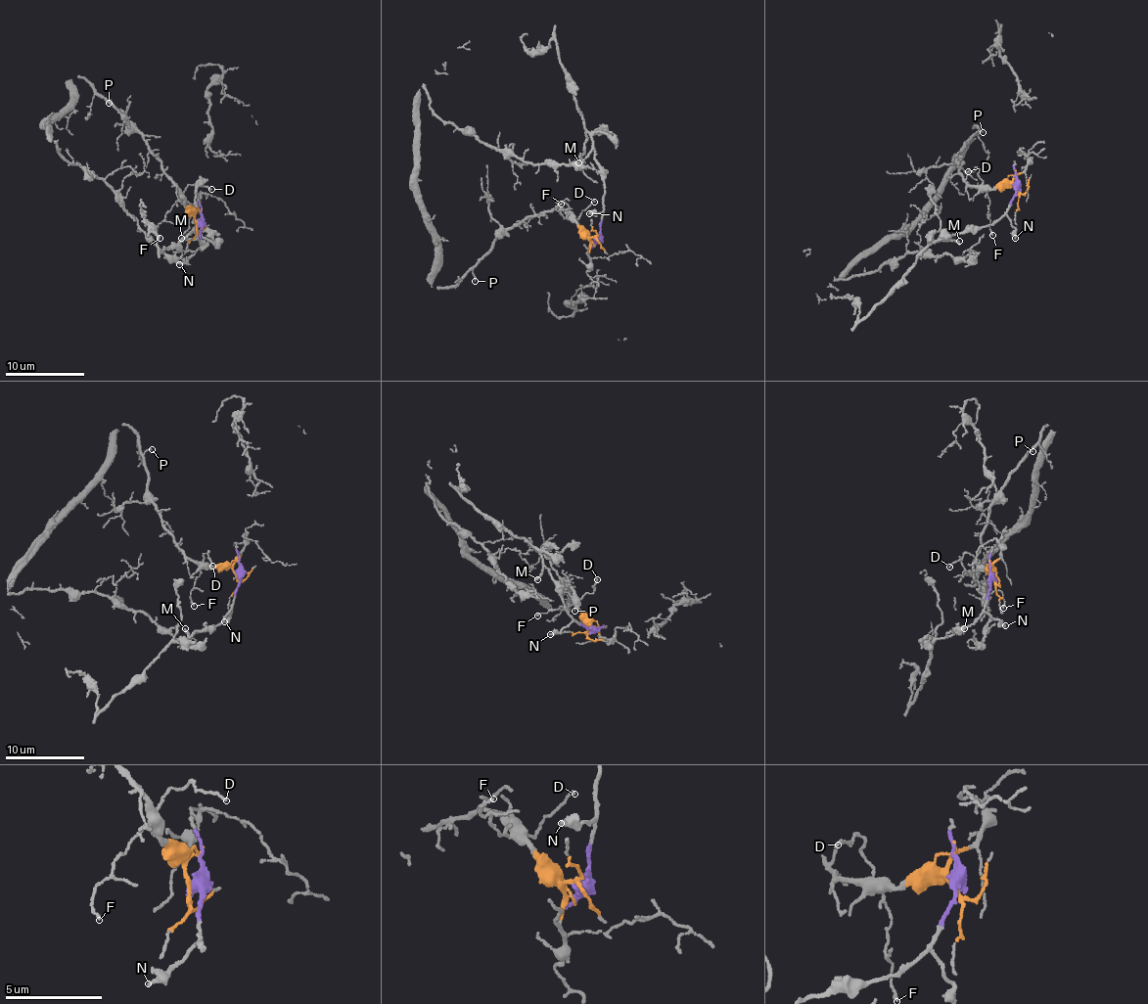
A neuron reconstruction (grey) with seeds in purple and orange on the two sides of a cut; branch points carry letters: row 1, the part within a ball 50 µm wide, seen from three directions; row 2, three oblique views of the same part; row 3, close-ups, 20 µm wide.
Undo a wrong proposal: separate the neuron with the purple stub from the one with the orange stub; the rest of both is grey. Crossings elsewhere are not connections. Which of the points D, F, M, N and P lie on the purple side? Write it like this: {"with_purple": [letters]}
{"with_purple": ["M", "N"]}

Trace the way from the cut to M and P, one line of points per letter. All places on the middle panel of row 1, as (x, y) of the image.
M: (593, 239), (598, 236), (601, 222), (605, 191), (602, 170), (592, 150), (579, 162)
P: (594, 238), (588, 237), (574, 216), (568, 212), (556, 208), (541, 212), (501, 234), (474, 268), (474, 281)

